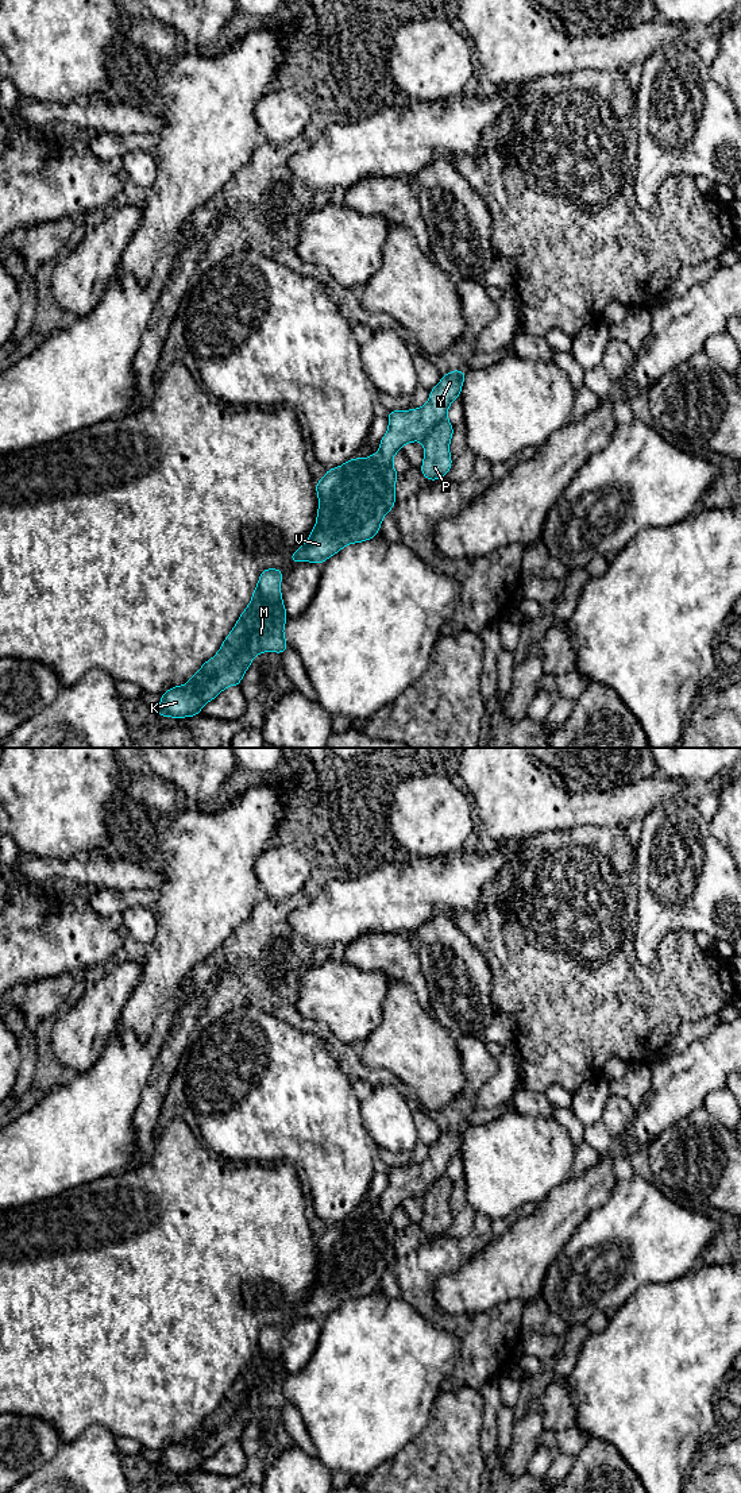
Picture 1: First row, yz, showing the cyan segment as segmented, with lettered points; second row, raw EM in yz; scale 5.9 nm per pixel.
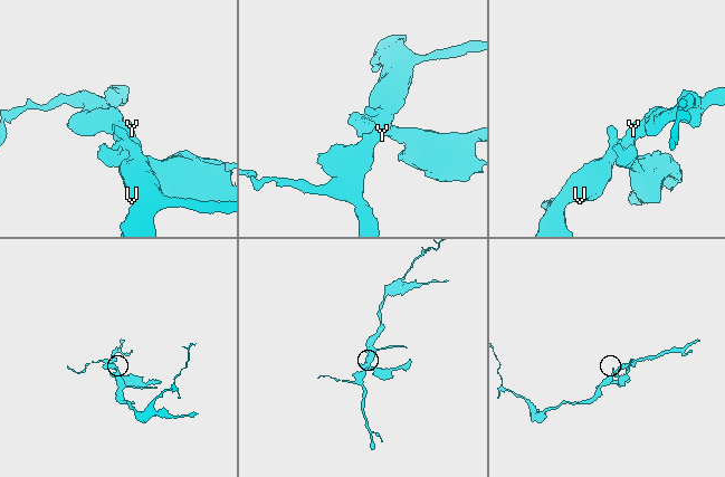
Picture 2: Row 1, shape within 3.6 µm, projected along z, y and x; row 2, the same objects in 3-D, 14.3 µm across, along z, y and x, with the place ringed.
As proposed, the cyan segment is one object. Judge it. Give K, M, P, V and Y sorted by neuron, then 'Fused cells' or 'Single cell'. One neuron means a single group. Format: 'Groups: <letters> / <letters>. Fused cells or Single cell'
Groups: K M V Y / P. Fused cells

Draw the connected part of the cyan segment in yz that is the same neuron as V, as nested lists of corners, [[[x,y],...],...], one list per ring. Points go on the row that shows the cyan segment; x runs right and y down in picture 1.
[[[452,370],[443,374],[439,385],[429,390],[429,401],[417,409],[390,410],[389,428],[379,443],[379,451],[368,458],[352,458],[344,464],[327,470],[324,478],[316,482],[319,510],[316,525],[309,539],[290,555],[293,563],[310,562],[323,564],[348,544],[371,540],[378,535],[387,512],[395,504],[397,471],[393,466],[394,455],[406,443],[424,441],[427,433],[441,420],[447,418],[448,408],[455,398],[460,398],[466,371]]]

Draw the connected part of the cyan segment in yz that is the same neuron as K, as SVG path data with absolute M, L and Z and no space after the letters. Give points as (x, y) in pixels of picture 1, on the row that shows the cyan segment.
M266 568L260 572L248 606L224 639L219 652L207 660L196 675L188 679L186 686L174 686L162 694L161 703L155 707L161 717L185 718L198 715L201 707L213 701L228 686L240 684L247 668L260 652L282 655L289 648L283 634L287 614L281 594L282 576L283 571L277 568Z

